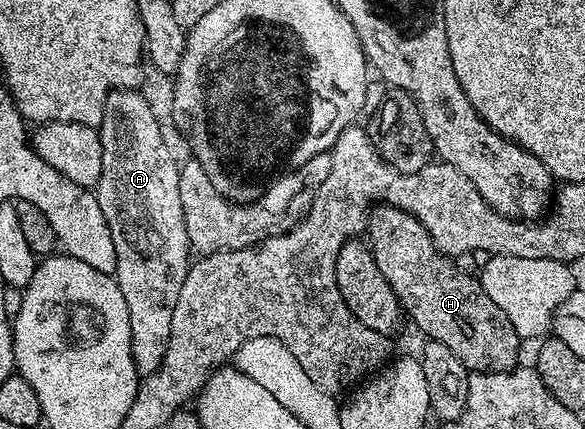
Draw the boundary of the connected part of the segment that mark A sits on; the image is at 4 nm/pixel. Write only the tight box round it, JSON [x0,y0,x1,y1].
[94,89,190,376]

